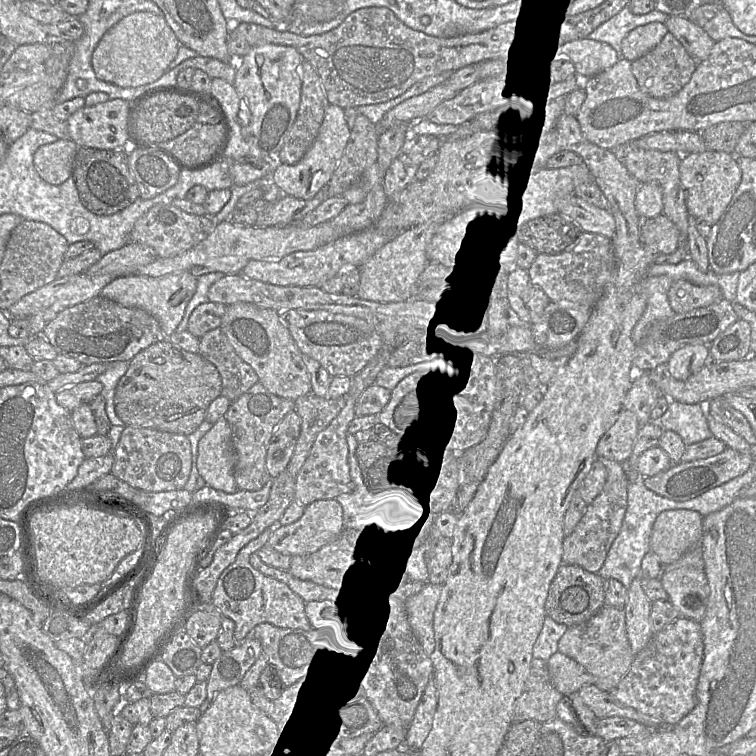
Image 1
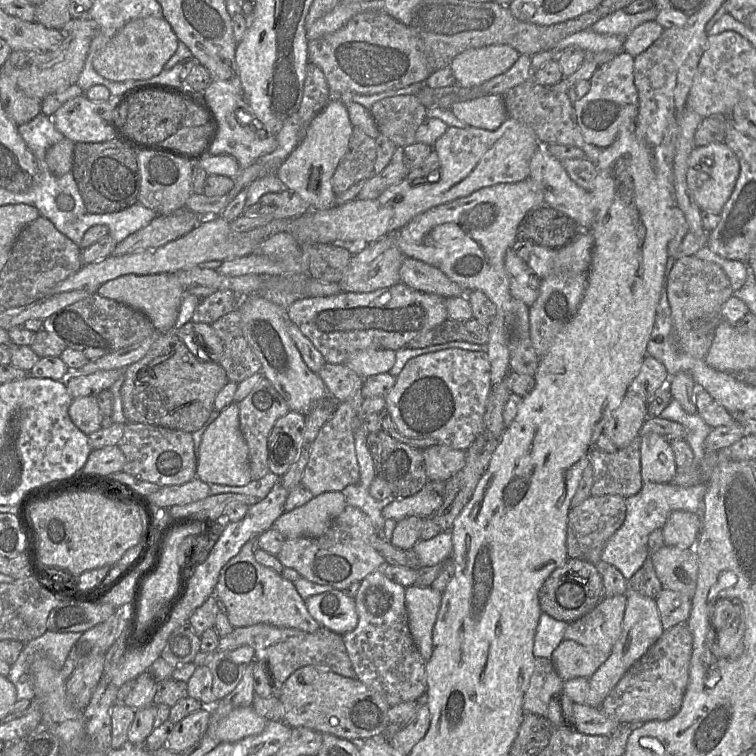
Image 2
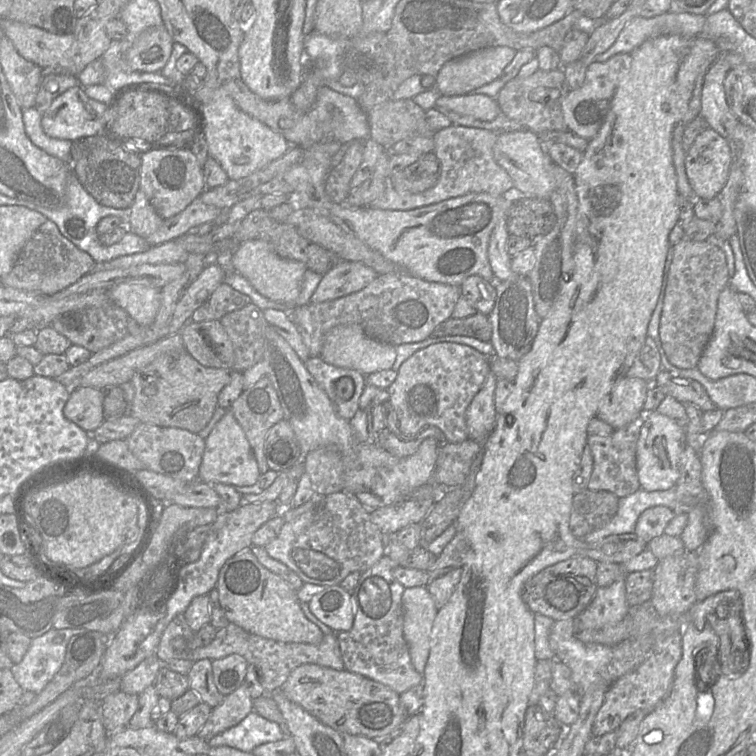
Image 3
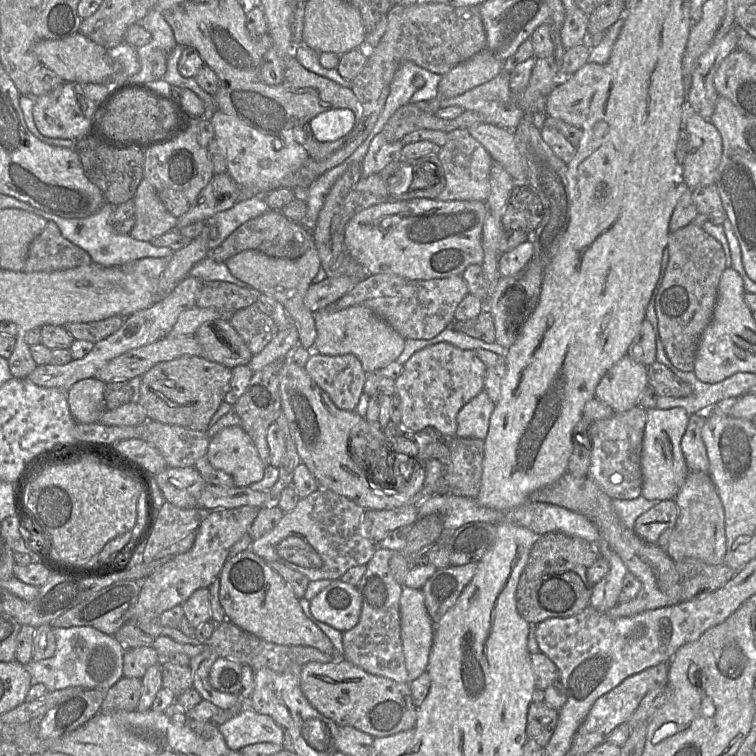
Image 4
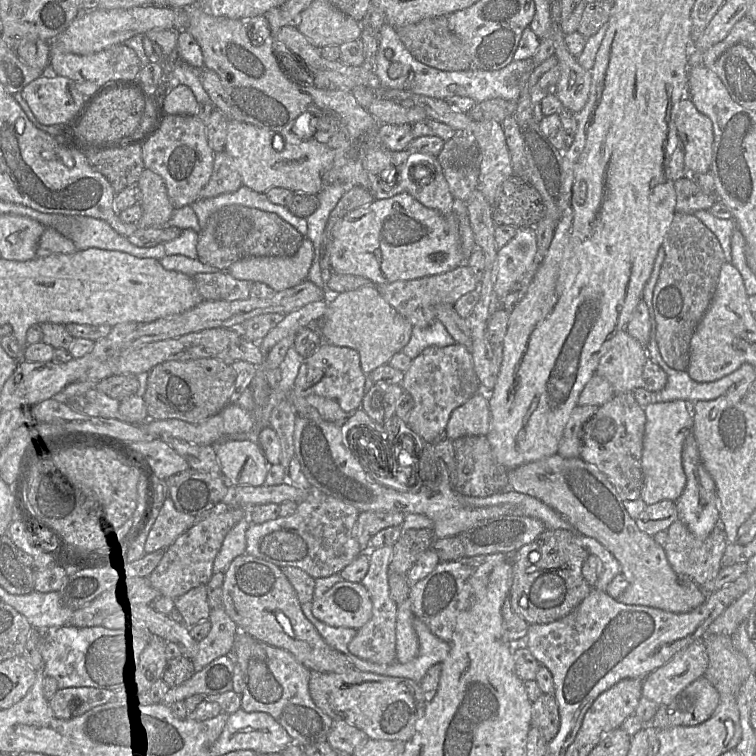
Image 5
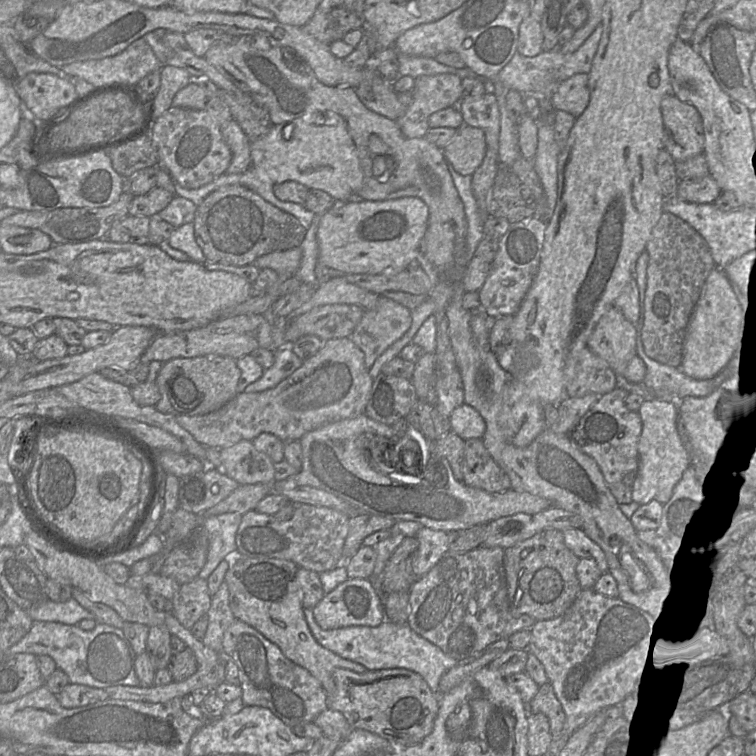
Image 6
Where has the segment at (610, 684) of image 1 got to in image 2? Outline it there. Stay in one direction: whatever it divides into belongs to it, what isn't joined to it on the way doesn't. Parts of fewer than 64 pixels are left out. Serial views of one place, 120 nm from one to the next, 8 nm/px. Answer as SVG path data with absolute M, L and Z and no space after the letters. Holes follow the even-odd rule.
M626 595L605 596L589 613L569 623L564 639L610 654L621 633L626 603Z

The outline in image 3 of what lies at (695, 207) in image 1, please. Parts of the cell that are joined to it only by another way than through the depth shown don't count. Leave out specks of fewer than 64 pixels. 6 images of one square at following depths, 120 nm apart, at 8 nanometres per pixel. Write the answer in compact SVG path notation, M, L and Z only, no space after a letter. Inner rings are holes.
M710 127L701 132L685 158L686 175L696 198L717 197L728 181L731 164L727 141Z

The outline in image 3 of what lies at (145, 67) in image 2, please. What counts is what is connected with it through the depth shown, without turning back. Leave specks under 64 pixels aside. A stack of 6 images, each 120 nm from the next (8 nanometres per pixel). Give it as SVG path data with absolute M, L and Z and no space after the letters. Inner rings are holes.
M153 26L144 30L125 53L132 71L161 72L172 52L174 40L167 28Z

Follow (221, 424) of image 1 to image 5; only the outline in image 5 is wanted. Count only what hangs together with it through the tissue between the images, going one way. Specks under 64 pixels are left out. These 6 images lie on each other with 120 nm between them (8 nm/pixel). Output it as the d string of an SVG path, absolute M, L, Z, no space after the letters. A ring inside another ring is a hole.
M222 441L215 451L221 475L229 485L264 485L270 463L257 441Z

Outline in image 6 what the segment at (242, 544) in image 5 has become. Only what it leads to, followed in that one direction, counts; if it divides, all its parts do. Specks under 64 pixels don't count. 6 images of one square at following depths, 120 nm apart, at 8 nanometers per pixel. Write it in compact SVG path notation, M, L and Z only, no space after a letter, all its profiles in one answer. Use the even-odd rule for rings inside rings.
M237 512L224 513L203 518L202 528L209 539L207 561L199 573L205 580L224 559L237 555L236 533L242 515Z

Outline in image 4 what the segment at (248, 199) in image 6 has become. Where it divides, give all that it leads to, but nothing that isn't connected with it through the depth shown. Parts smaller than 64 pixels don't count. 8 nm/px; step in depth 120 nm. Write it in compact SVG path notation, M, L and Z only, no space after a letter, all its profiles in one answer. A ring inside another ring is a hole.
M270 211L239 226L219 246L209 252L208 257L218 263L245 250L258 250L274 258L296 259L310 248L316 247L312 232L304 225L288 220L281 212Z

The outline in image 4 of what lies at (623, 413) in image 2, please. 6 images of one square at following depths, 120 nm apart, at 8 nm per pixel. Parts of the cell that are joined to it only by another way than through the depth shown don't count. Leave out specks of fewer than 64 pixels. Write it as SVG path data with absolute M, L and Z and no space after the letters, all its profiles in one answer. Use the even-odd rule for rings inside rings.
M625 355L602 377L595 397L610 406L614 413L622 413L638 405L647 387L647 367Z

